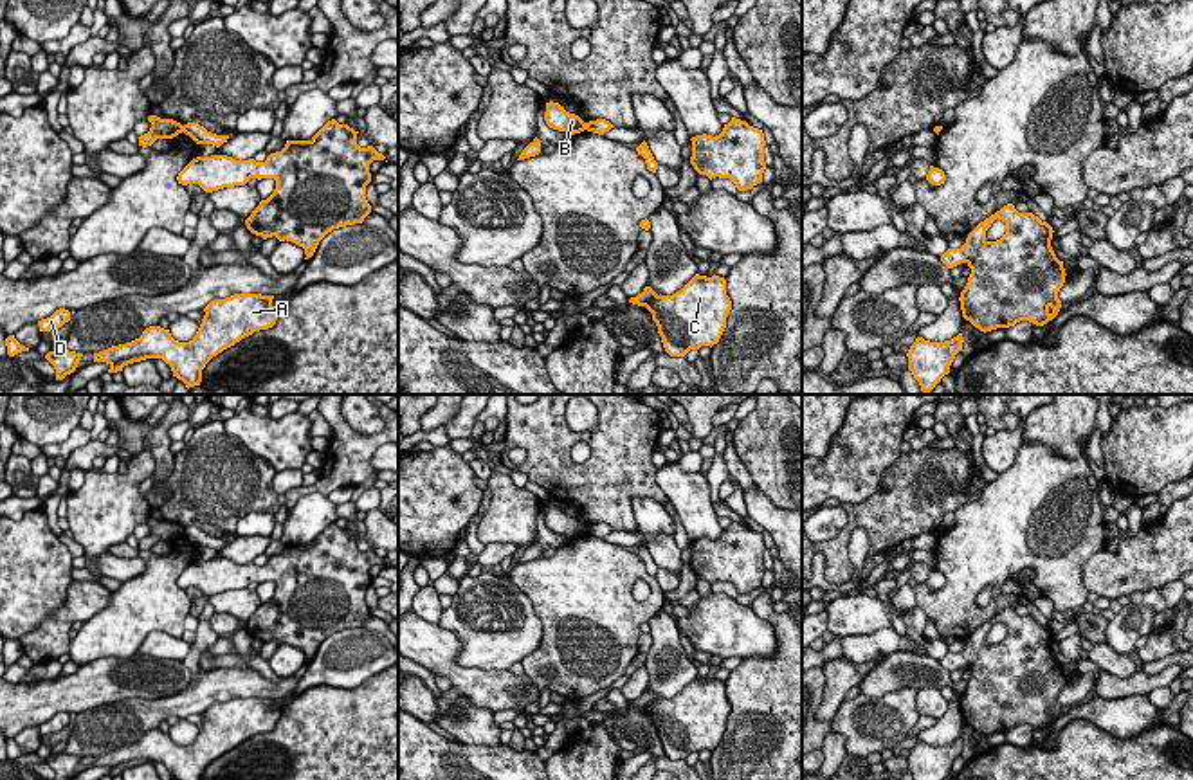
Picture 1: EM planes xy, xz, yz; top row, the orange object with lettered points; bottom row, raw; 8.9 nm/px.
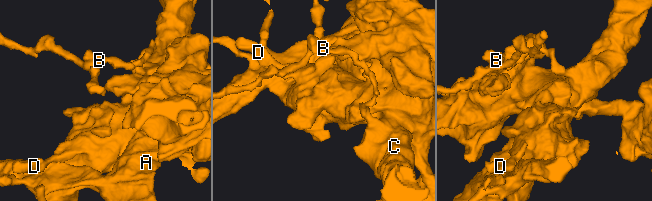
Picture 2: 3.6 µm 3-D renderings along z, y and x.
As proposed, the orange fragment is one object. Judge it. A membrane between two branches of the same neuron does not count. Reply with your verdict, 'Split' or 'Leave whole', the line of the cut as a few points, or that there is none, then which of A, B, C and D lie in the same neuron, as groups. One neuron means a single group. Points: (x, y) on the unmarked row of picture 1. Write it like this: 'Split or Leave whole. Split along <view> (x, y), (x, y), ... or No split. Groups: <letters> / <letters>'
Split. Split along xz (588, 526), (584, 532). Groups: A C D / B

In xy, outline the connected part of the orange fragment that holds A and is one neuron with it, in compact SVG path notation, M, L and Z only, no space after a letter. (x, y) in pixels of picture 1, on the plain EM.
M234 697L211 704L202 728L189 746L178 746L169 733L150 730L132 746L94 757L94 766L106 766L108 776L146 762L162 762L171 769L173 780L202 780L205 767L241 742L276 728L281 710L272 708L274 699Z

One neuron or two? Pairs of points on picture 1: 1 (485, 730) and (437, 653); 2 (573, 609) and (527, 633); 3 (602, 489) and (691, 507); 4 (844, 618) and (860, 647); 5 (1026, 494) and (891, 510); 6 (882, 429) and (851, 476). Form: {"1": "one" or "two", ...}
{"1": "two", "2": "two", "3": "two", "4": "two", "5": "two", "6": "one"}

